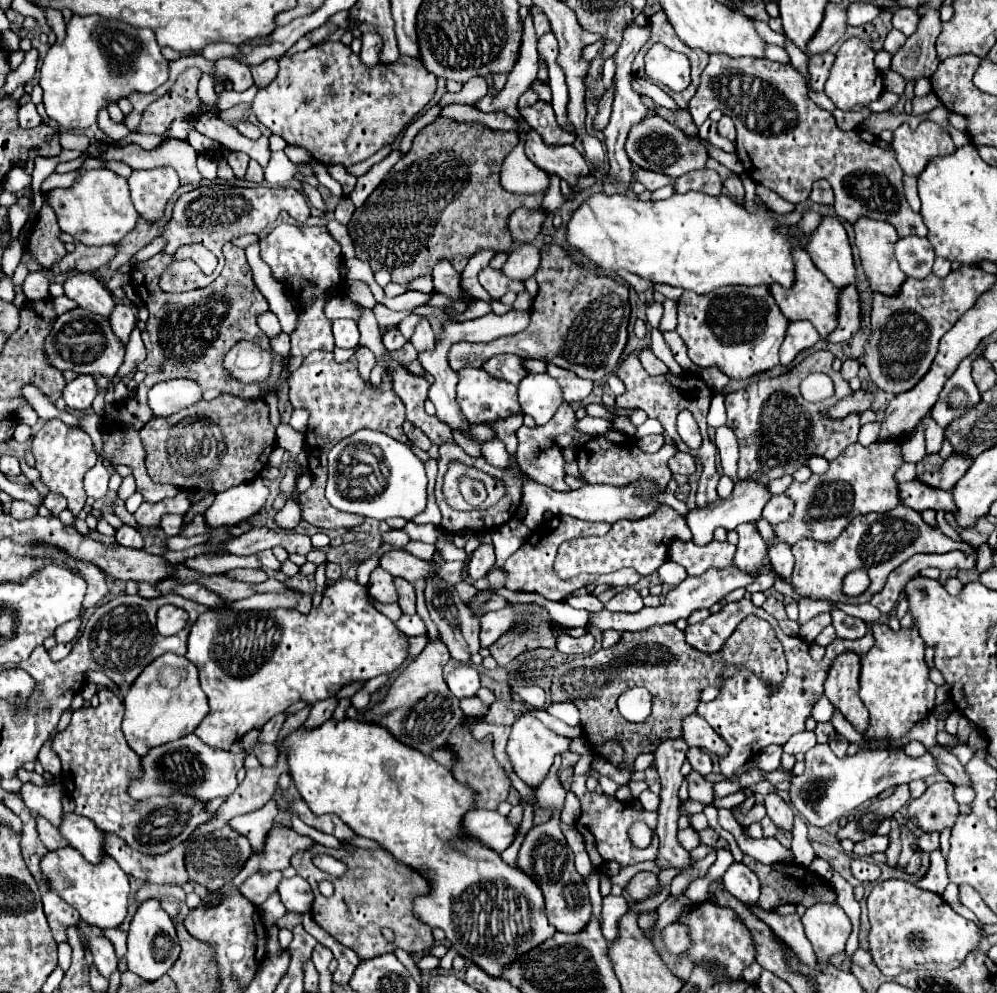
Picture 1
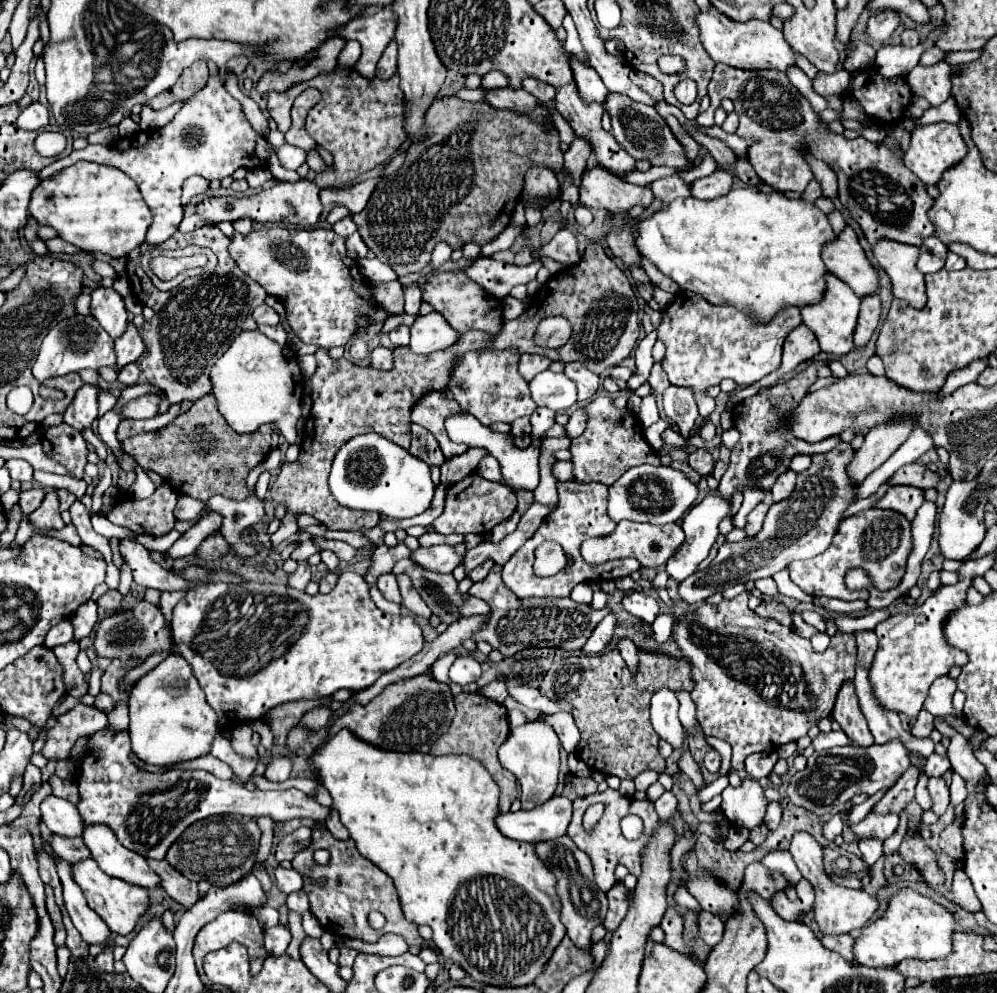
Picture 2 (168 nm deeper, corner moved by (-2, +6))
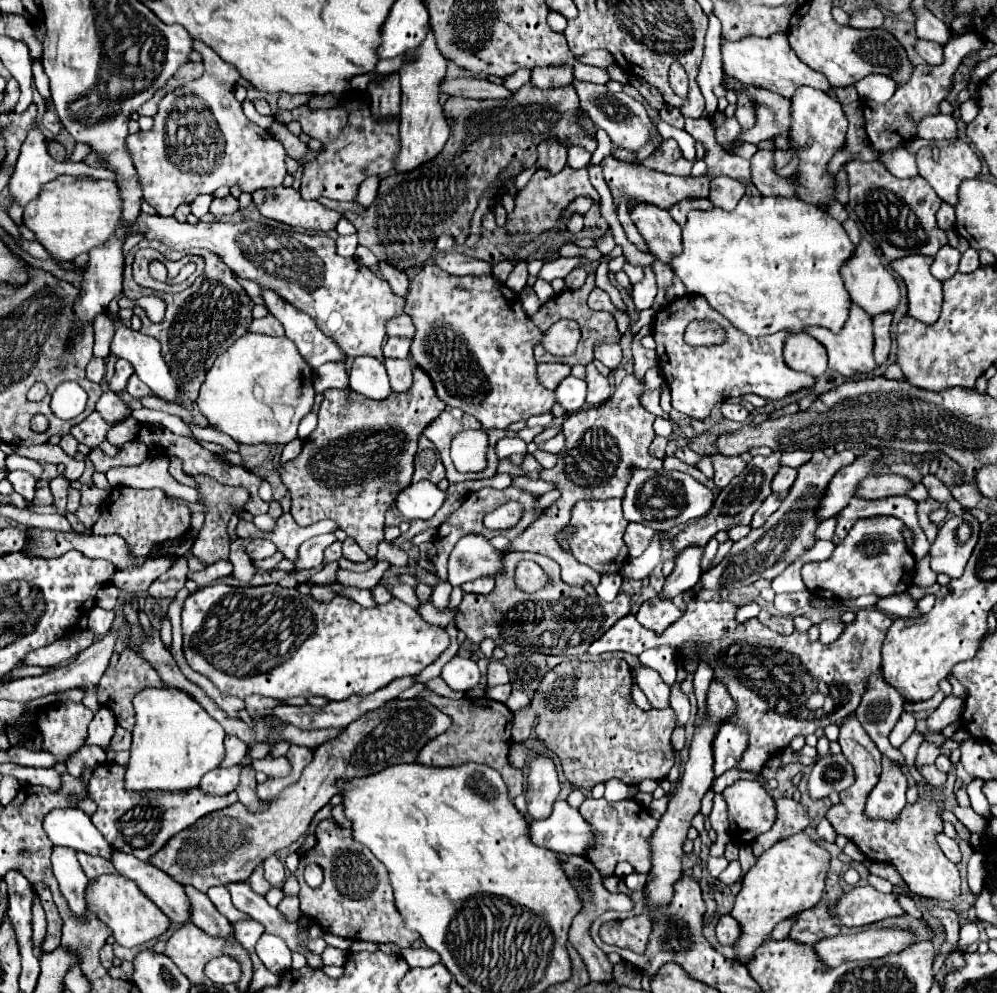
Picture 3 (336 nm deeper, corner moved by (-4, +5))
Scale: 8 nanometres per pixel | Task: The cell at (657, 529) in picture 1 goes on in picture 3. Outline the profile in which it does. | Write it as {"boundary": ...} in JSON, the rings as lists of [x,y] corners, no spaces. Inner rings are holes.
{"boundary":[[[629,524],[625,530],[625,544],[629,548],[629,556],[631,558],[641,556],[647,550],[651,538],[653,538],[653,528],[645,524]]]}

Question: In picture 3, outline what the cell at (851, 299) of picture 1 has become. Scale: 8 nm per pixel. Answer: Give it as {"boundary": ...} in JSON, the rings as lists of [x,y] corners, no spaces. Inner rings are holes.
{"boundary":[[[881,314],[873,318],[873,330],[875,330],[875,360],[879,364],[885,364],[891,354],[891,314]]]}

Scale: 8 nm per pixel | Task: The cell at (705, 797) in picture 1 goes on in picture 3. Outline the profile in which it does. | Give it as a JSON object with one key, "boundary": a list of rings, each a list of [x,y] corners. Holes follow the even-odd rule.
{"boundary":[[[737,780],[722,795],[733,808],[729,810],[729,836],[735,844],[749,844],[773,826],[777,818],[775,800],[759,782]]]}

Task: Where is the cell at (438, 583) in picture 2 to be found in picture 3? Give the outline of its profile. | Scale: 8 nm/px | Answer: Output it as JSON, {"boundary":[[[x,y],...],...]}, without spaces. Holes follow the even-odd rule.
{"boundary":[[[383,540],[383,542],[379,544],[377,560],[387,560],[387,562],[391,562],[391,566],[401,568],[401,566],[407,566],[407,556],[405,556],[405,554],[407,554],[407,552],[405,552],[403,548],[397,548],[397,546],[393,546],[391,542]]]}

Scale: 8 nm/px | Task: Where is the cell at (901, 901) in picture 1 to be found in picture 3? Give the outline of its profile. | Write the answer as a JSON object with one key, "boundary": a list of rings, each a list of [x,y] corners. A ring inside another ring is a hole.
{"boundary":[[[861,930],[821,938],[813,944],[813,952],[821,962],[835,968],[849,960],[871,960],[895,954],[911,944],[913,934],[905,930]]]}

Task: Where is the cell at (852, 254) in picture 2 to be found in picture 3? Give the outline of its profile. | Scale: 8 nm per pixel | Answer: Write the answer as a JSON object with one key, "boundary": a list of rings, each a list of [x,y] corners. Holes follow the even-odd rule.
{"boundary":[[[861,240],[855,256],[841,268],[841,276],[845,280],[845,288],[851,294],[853,304],[861,306],[867,314],[877,316],[883,312],[895,312],[895,308],[899,306],[899,300],[901,300],[899,284],[893,278],[893,274],[881,264],[875,248],[867,240]]]}

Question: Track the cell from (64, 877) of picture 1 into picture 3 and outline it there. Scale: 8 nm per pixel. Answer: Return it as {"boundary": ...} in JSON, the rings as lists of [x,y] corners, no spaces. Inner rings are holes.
{"boundary":[[[119,874],[101,876],[97,882],[91,882],[87,888],[87,906],[113,930],[115,940],[125,948],[141,946],[153,938],[159,938],[169,928],[169,918],[161,914],[161,910],[137,888],[133,880]]]}

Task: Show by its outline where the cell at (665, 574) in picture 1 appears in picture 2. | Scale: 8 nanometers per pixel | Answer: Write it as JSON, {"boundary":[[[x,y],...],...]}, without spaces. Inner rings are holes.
{"boundary":[[[709,476],[709,493],[705,495],[705,499],[697,505],[693,505],[689,509],[689,513],[683,517],[683,531],[685,531],[685,541],[679,547],[679,553],[675,553],[675,557],[671,557],[671,561],[667,561],[667,573],[675,579],[675,581],[683,581],[685,577],[689,577],[691,573],[695,573],[697,565],[707,557],[709,549],[713,547],[713,543],[719,537],[719,521],[731,515],[731,499],[725,499],[719,495],[719,481],[715,481],[713,476]]]}

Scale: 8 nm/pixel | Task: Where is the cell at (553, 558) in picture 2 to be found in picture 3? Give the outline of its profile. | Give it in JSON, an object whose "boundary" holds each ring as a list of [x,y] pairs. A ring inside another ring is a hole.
{"boundary":[[[505,554],[505,578],[497,578],[493,594],[463,596],[463,602],[459,604],[455,614],[457,628],[465,632],[465,636],[475,644],[485,638],[495,640],[507,654],[531,650],[541,654],[581,658],[597,638],[601,638],[621,616],[627,616],[631,612],[631,596],[619,592],[617,598],[607,604],[599,596],[589,596],[581,586],[565,584],[561,580],[560,572],[561,568],[557,562],[539,554]],[[523,558],[533,558],[533,562],[537,562],[545,570],[549,582],[543,590],[523,594],[523,590],[515,586],[515,568]]]}

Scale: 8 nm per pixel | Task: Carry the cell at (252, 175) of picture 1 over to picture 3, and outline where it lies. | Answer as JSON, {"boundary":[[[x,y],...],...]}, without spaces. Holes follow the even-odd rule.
{"boundary":[[[227,196],[223,200],[213,200],[209,212],[215,216],[231,216],[233,212],[237,212],[237,208],[239,208],[239,202],[235,198]]]}

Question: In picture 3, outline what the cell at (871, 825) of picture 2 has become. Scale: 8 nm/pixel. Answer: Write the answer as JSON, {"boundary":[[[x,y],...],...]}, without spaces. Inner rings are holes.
{"boundary":[[[883,756],[883,772],[879,784],[873,788],[867,800],[867,814],[871,818],[897,818],[897,814],[905,808],[905,790],[907,778],[901,772],[901,766],[893,764],[891,758]]]}

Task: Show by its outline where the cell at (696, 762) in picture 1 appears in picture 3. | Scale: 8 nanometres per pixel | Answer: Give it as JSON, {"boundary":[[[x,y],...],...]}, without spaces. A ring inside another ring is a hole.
{"boundary":[[[725,724],[717,732],[717,738],[713,742],[713,754],[715,754],[715,776],[721,776],[723,772],[731,770],[743,756],[743,752],[749,746],[749,736],[745,728]]]}

